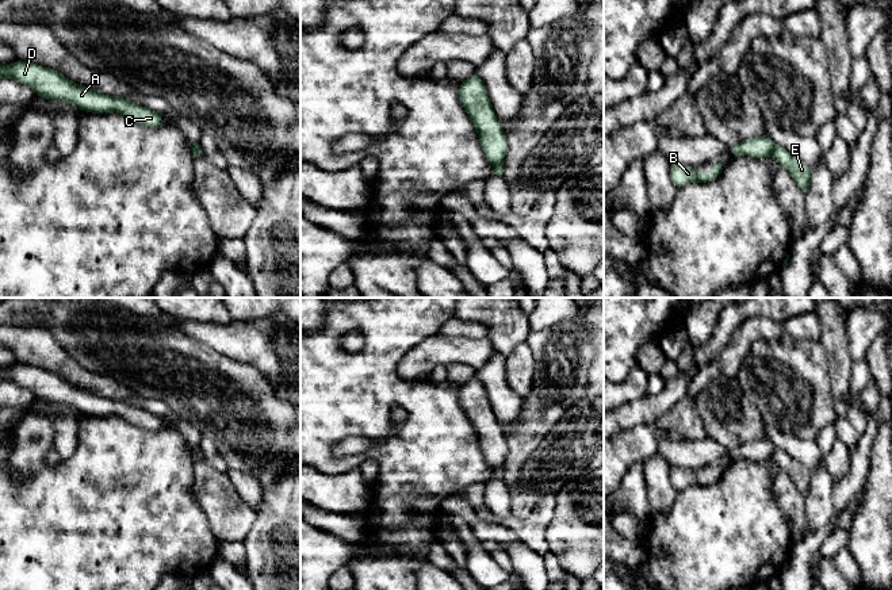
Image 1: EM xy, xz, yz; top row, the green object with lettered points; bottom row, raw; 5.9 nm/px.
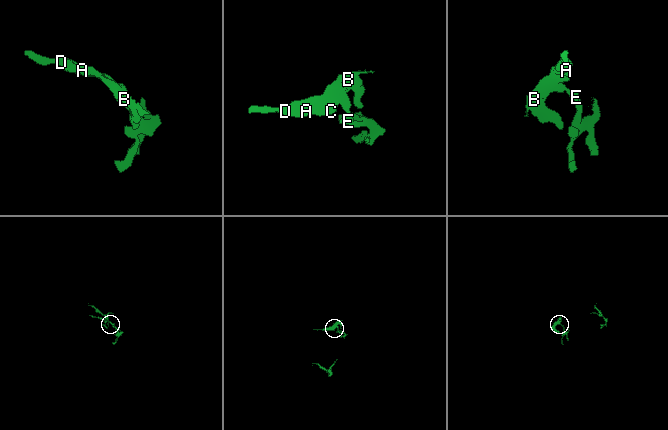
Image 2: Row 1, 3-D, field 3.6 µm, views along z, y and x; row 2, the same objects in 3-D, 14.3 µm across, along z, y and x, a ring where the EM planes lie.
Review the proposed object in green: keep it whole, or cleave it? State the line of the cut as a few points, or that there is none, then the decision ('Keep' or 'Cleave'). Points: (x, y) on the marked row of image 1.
Split along xz (502, 163), (494, 167). Cleave

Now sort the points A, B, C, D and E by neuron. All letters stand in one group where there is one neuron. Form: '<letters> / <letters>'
A B C D / E

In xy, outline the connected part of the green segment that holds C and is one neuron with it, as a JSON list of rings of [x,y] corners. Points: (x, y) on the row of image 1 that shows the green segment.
[[[18,60],[12,64],[0,65],[0,78],[14,78],[19,84],[30,87],[35,96],[69,103],[84,112],[116,112],[139,126],[152,129],[164,126],[164,119],[158,112],[123,97],[100,93],[39,64]]]

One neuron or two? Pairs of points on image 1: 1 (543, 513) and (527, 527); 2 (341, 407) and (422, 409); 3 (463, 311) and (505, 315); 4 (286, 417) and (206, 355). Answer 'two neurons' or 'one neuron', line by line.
1: one neuron
2: one neuron
3: one neuron
4: one neuron

